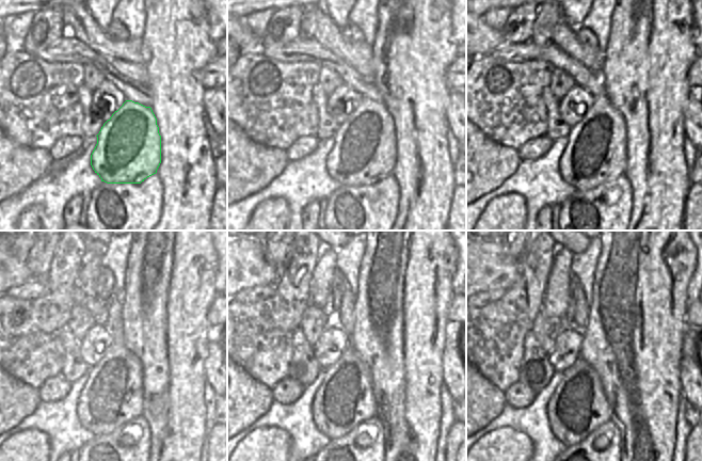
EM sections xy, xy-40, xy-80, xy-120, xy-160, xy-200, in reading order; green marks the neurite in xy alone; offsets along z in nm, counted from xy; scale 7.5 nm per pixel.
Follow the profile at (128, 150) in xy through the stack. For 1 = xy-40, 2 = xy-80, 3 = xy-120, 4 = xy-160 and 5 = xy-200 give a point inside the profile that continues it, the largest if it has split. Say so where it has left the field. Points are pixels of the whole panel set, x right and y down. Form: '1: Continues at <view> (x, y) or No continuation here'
1: Continues at xy-40 (364, 150)
2: Continues at xy-80 (595, 153)
3: Continues at xy-120 (113, 394)
4: Continues at xy-160 (345, 399)
5: Continues at xy-200 (578, 406).

